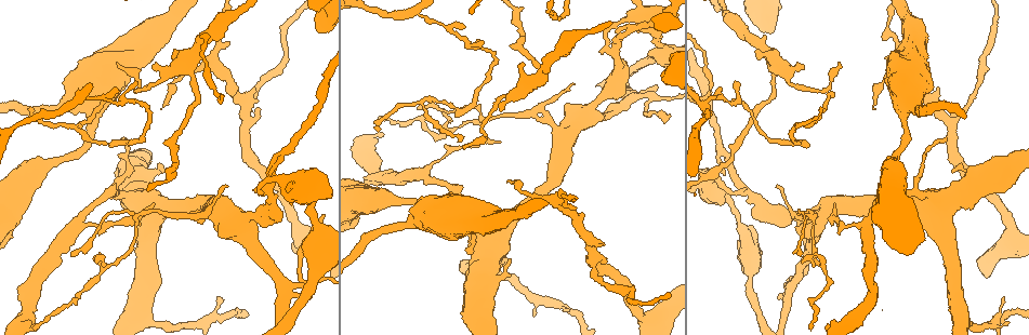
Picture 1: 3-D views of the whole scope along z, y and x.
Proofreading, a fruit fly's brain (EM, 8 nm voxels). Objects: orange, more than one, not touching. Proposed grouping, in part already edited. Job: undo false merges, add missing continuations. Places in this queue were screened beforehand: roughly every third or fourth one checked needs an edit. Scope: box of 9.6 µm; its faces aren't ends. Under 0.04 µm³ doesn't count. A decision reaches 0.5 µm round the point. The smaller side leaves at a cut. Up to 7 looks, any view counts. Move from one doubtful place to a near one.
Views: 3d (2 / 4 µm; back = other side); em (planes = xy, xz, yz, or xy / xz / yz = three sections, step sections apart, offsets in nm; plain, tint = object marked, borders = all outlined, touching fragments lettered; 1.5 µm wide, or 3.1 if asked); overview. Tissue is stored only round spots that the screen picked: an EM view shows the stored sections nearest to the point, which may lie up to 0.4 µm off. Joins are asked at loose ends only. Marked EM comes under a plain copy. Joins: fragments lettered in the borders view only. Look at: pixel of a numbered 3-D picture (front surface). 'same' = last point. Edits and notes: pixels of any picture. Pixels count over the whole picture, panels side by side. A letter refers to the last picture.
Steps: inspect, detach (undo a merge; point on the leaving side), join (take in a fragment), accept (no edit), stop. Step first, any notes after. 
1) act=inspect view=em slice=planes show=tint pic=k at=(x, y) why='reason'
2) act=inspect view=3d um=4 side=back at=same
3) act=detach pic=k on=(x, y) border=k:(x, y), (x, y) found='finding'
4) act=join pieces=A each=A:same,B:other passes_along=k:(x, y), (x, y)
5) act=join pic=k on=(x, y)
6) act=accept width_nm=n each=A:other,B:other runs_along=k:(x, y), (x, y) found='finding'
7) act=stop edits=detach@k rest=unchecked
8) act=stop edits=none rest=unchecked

act=inspect view=3d um=4 pic=1 at=(311, 214) why='touches itself'

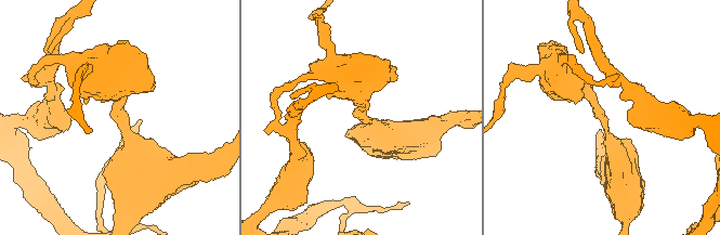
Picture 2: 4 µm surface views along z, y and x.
act=inspect view=em slice=yz step=8 show=tint pic=2 at=(602, 118)

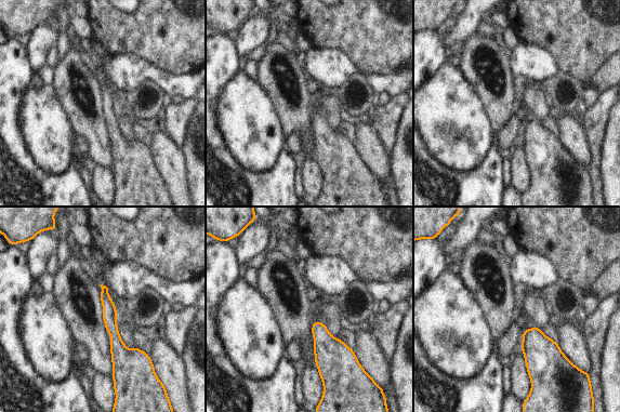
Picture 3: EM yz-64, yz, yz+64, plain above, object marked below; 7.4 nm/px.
act=inspect view=em slice=planes show=borders at=same why='another direction'

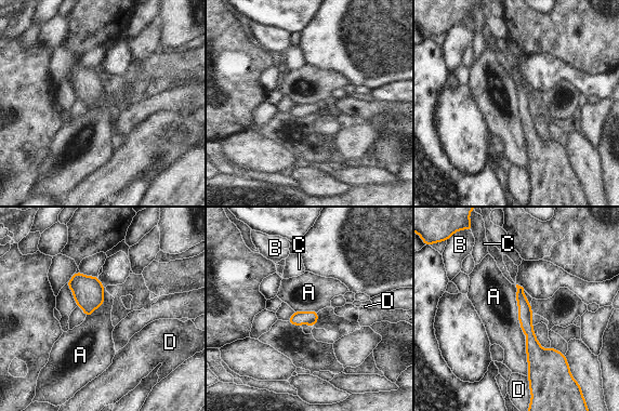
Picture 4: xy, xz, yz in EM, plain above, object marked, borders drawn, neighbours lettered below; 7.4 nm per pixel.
act=accept width_nm=50 each=A:other,B:other,C:other,D:other border=4:(515, 284), (528, 368) found='all the same neuron'

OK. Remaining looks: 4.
act=inspect view=em slice=xy step=8 show=borders pic=1 at=(141, 214) why='abrupt turn'

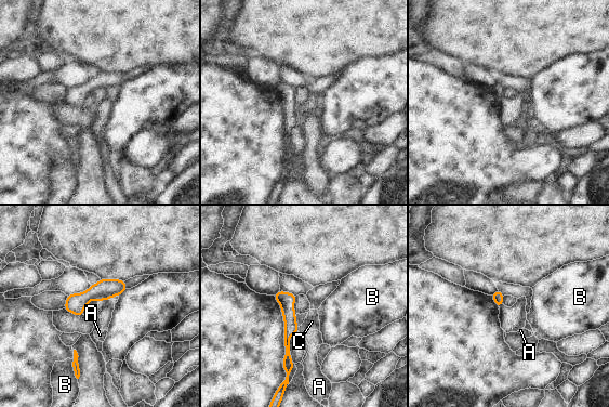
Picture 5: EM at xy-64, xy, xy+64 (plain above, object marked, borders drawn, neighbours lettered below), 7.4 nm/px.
act=accept width_nm=80 each=A:other,B:other,C:other runs_along=5:(121, 283), (67, 306) found='all the same neuron'

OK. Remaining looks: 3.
act=inspect view=em slice=planes show=tint pic=1 at=(756, 52) why='free end'

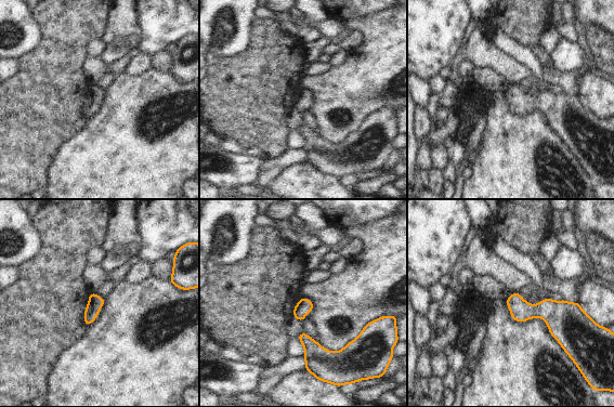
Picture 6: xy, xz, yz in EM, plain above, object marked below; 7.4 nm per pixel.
act=inspect view=em slice=planes show=borders at=same

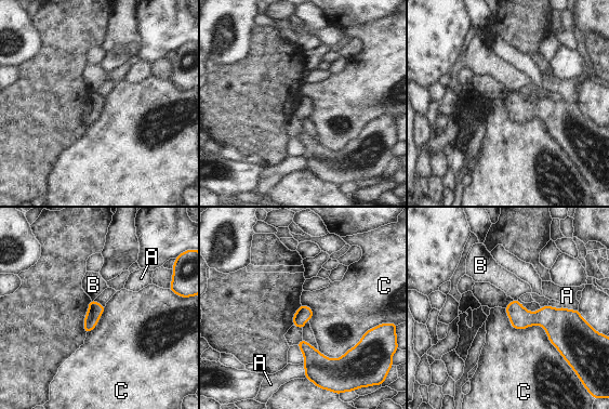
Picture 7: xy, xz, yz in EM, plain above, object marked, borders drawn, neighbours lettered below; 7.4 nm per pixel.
act=accept width_nm=110 each=A:other,B:other,C:other border=7:(504, 308), (566, 361) found='none of them fits'

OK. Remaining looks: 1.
act=stop edits=none rest=unchecked

